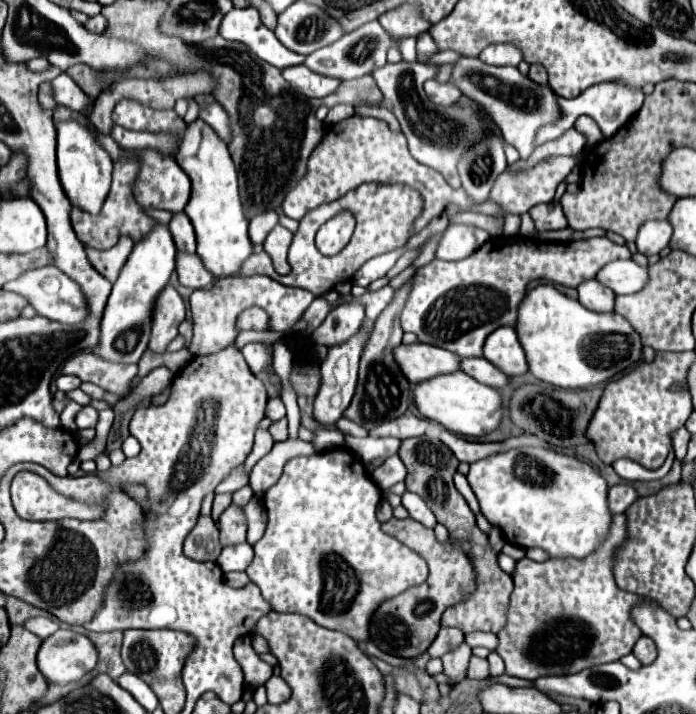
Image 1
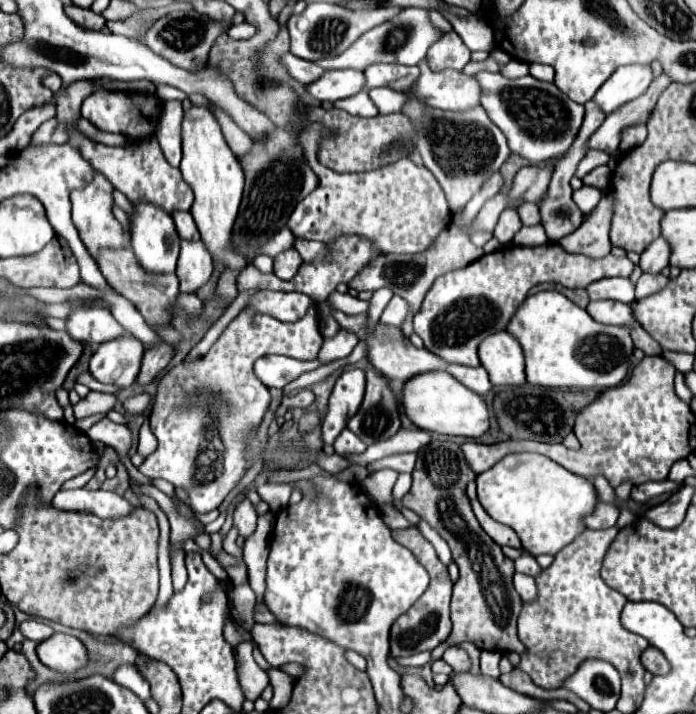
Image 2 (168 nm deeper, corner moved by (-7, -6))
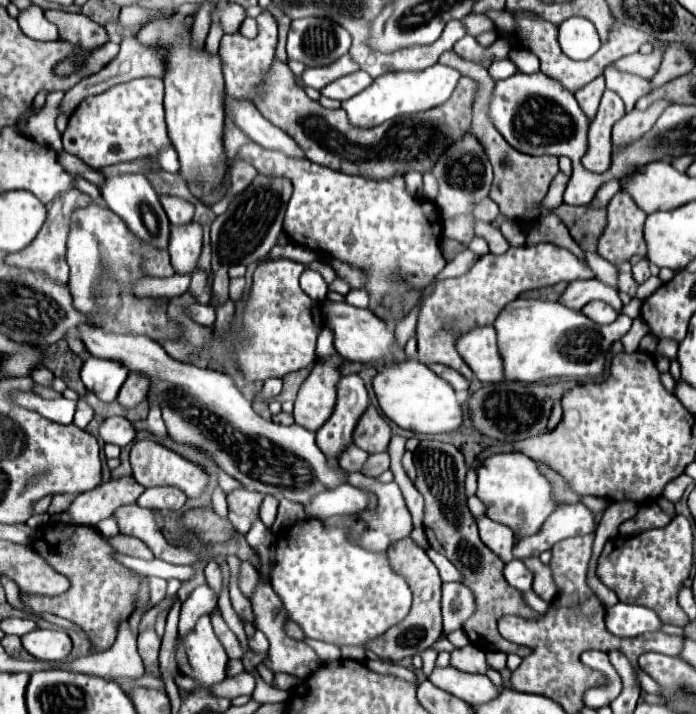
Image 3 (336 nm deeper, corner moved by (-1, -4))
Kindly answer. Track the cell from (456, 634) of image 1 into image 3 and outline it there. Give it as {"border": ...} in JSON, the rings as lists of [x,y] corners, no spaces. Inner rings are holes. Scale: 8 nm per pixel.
{"border":[[[475,645],[455,649],[451,653],[451,665],[459,671],[465,671],[465,673],[481,673],[481,675],[487,673],[485,653],[481,649],[477,649]]]}

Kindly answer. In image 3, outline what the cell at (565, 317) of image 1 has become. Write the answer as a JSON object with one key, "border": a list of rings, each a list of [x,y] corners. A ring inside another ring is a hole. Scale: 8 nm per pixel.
{"border":[[[515,299],[497,317],[497,345],[503,359],[503,373],[509,381],[535,383],[553,377],[597,379],[605,371],[605,355],[613,341],[621,339],[631,319],[623,313],[611,325],[597,325],[581,311],[573,311],[553,301]]]}

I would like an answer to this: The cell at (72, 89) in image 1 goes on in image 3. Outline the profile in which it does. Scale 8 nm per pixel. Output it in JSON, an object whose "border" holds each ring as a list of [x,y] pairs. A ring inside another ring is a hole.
{"border":[[[141,77],[117,85],[101,95],[87,97],[71,113],[69,125],[63,133],[63,149],[81,157],[89,167],[103,169],[107,165],[127,161],[149,161],[149,169],[157,173],[159,153],[171,145],[163,113],[163,81],[159,77]]]}

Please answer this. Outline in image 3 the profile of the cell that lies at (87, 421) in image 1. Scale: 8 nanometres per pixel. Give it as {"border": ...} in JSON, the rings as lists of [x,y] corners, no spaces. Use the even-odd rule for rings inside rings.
{"border":[[[109,417],[109,419],[105,419],[101,423],[99,433],[101,433],[105,443],[115,443],[119,447],[125,447],[135,439],[137,431],[135,431],[135,427],[131,425],[129,419],[125,419],[125,417]]]}

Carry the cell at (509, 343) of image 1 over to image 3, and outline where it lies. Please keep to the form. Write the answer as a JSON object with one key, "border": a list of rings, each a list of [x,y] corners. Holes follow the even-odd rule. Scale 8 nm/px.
{"border":[[[475,327],[455,341],[457,353],[483,383],[503,379],[503,361],[493,327]]]}

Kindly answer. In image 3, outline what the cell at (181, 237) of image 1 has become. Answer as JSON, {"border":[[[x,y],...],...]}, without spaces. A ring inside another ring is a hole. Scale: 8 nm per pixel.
{"border":[[[161,195],[159,199],[161,199],[161,205],[173,225],[185,225],[193,219],[195,207],[189,201],[179,199],[179,197],[171,197],[171,195]]]}

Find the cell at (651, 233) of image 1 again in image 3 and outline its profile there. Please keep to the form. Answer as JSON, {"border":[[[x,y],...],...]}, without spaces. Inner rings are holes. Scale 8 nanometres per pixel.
{"border":[[[647,259],[639,261],[637,265],[633,265],[633,279],[635,279],[637,283],[643,283],[643,281],[649,279],[649,277],[651,277],[651,271],[649,271],[649,261],[647,261]]]}

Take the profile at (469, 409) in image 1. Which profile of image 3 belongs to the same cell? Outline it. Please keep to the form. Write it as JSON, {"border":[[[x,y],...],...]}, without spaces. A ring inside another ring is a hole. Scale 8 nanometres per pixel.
{"border":[[[405,359],[405,363],[383,367],[383,371],[373,377],[373,391],[385,417],[401,429],[409,429],[413,433],[449,433],[461,425],[463,413],[453,387],[417,359]]]}

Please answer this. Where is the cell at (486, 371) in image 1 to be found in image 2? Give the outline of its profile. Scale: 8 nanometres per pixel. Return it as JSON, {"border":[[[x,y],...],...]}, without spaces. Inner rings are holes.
{"border":[[[449,365],[447,371],[461,381],[465,387],[469,387],[471,391],[479,393],[479,395],[487,395],[491,391],[491,381],[489,381],[489,373],[483,367],[465,367],[465,365]]]}

